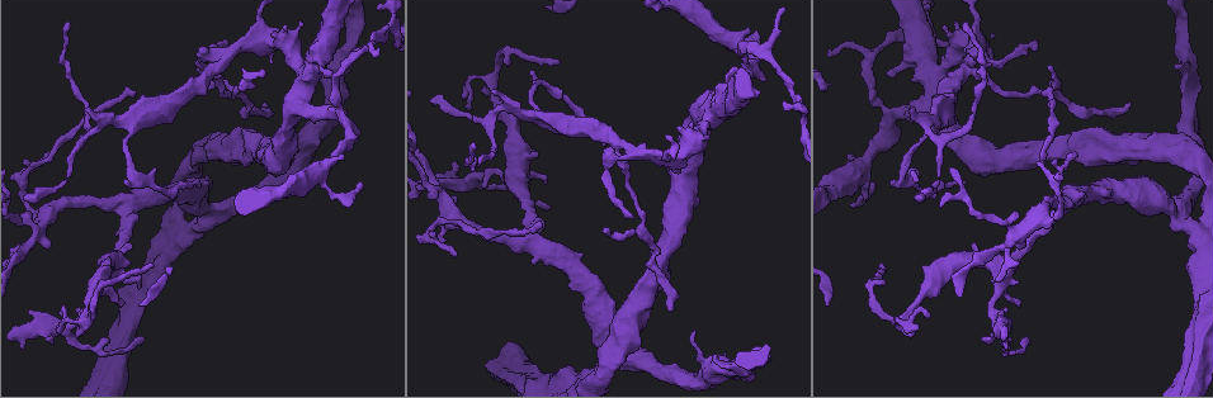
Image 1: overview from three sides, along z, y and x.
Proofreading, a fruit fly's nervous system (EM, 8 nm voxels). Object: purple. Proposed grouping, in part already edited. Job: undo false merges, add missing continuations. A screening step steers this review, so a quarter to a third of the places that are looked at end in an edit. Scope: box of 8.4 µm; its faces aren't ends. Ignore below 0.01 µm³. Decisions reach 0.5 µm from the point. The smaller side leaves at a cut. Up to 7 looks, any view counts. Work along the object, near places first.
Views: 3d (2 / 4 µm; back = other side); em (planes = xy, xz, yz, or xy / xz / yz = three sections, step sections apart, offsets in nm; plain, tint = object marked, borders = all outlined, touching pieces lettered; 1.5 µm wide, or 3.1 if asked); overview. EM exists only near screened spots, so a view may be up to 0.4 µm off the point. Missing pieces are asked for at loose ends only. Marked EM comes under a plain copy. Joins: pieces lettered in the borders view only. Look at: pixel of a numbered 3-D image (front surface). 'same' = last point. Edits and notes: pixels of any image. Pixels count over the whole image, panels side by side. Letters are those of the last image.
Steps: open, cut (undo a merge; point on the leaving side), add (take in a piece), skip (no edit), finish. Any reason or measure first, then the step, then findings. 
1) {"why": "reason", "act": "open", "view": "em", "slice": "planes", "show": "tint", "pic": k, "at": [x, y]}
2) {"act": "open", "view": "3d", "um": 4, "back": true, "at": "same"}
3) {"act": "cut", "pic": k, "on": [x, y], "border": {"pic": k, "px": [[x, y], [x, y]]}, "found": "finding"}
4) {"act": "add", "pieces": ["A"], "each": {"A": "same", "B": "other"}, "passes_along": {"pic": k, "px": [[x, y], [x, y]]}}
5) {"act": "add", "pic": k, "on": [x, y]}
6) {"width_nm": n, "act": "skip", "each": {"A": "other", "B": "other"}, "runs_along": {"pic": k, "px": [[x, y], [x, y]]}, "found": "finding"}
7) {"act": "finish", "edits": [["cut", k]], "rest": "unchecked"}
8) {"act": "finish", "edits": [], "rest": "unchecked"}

{"why": "thick turns thin", "act": "open", "view": "em", "slice": "xy", "step": 8, "show": "borders", "pic": 1, "at": [1158, 139]}

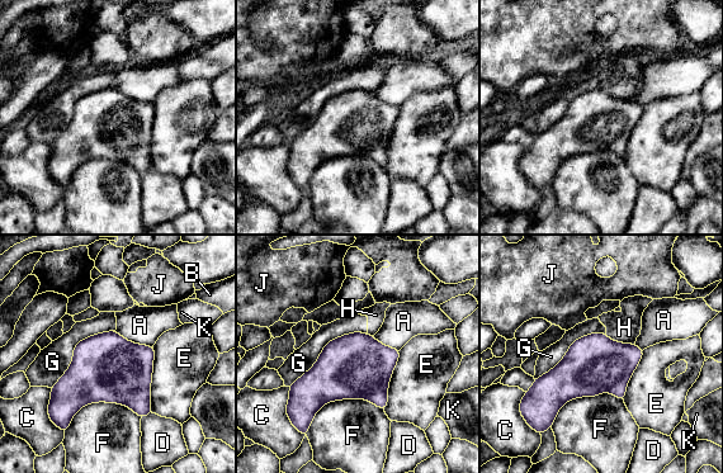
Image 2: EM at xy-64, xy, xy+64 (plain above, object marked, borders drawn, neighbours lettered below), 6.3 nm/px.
{"act": "skip", "each": {"A": "other", "B": "other", "C": "other", "D": "other", "E": "other", "F": "other", "G": "other", "H": "other", "J": "other", "K": "other"}, "border": {"pic": 2, "px": [[114, 331], [127, 340], [152, 348]]}, "found": "one neuron here"}

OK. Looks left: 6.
{"why": "tapers out", "act": "open", "view": "em", "slice": "xz", "step": 4, "show": "tint", "pic": 1, "at": [144, 340]}

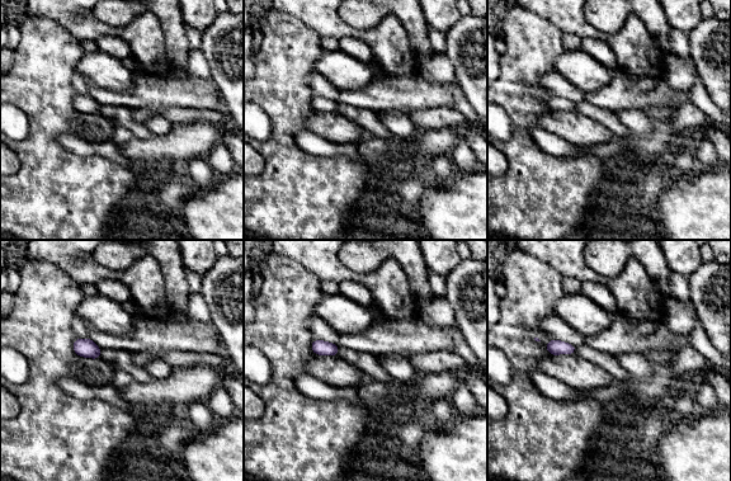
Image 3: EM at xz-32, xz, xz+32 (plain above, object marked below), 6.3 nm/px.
{"act": "open", "view": "em", "slice": "xz", "step": 4, "show": "borders", "at": "same"}

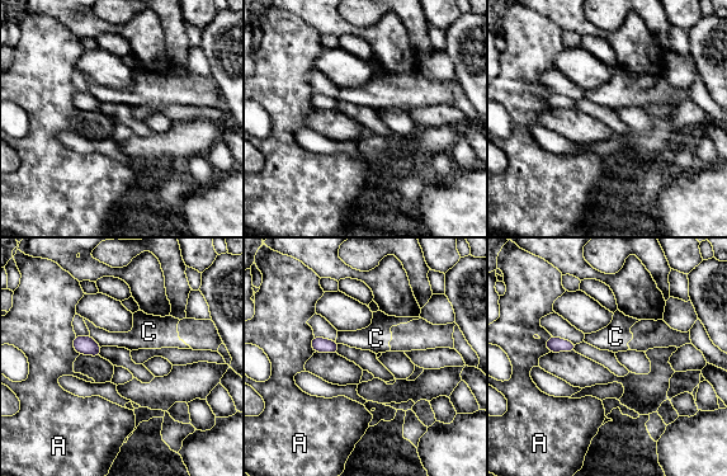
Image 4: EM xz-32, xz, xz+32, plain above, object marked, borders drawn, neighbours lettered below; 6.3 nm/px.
{"act": "skip", "each": {"A": "other", "C": "other"}, "border": {"pic": 4, "px": [[75, 335], [72, 348], [79, 354]]}, "found": "none of them fits"}

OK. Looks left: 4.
{"act": "open", "view": "3d", "um": 4, "pic": 1, "at": [466, 107]}

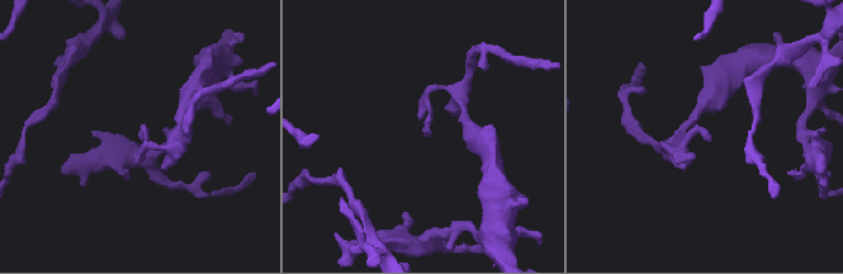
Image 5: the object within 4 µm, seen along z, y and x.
{"why": "need the tissue", "act": "open", "view": "em", "slice": "planes", "show": "borders", "pic": 5, "at": [424, 131]}

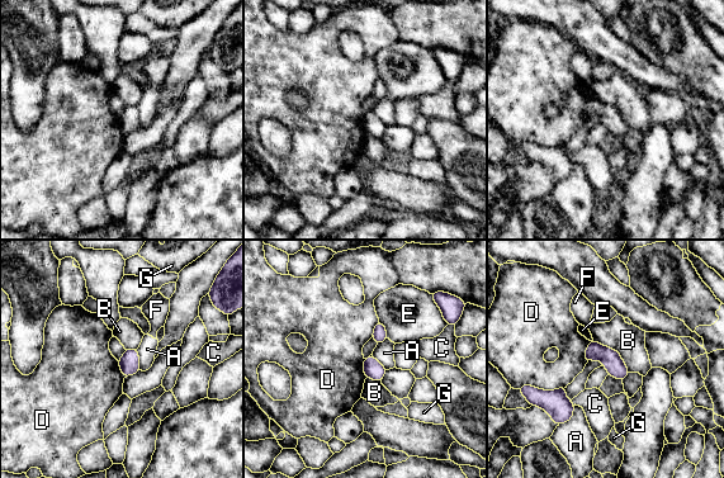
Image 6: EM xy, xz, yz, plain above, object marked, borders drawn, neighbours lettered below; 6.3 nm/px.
{"act": "skip", "each": {"A": "other", "B": "other", "C": "other", "D": "other", "E": "other", "F": "other", "G": "other"}, "border": {"pic": 6, "px": [[529, 384], [540, 389], [566, 387]]}, "found": "no lettered piece goes on from it"}

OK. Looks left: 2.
{"act": "finish", "edits": [], "rest": "unchecked"}

